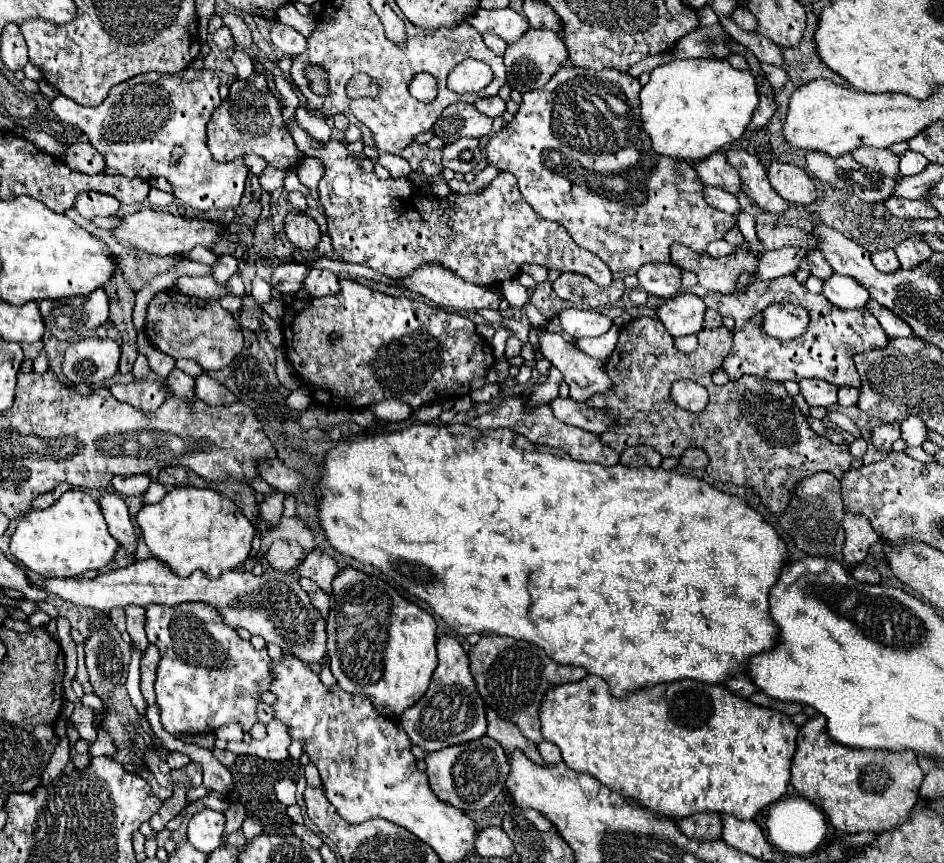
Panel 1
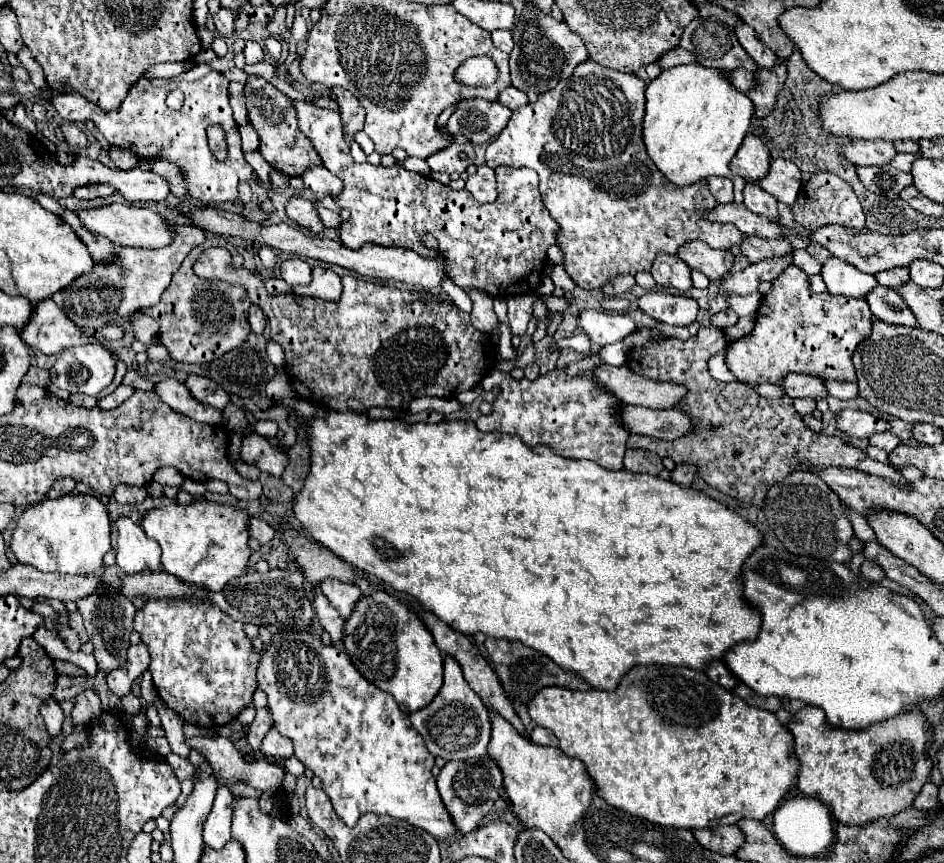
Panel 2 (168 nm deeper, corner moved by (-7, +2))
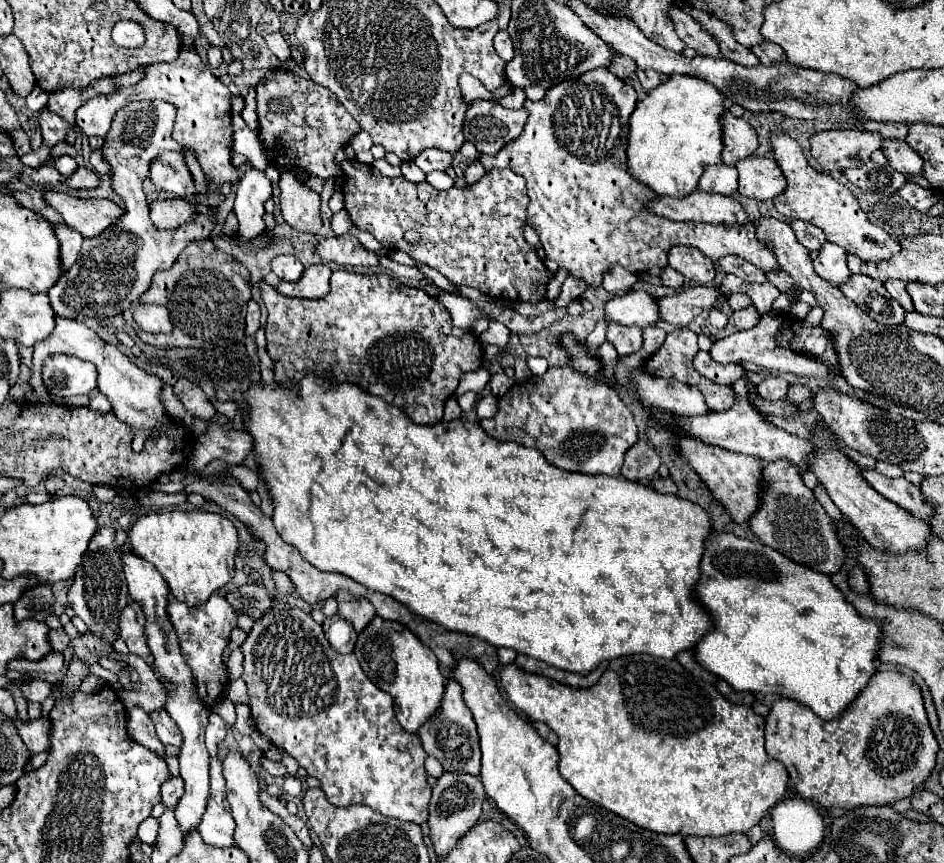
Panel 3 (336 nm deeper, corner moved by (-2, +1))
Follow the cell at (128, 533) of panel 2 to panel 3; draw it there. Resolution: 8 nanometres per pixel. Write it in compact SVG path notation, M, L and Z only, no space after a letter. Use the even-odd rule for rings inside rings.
M134 553L122 555L122 563L124 563L126 581L128 581L128 593L132 595L132 599L136 603L142 605L142 611L146 615L144 635L146 635L148 647L150 647L152 657L154 657L154 661L150 663L150 669L154 671L154 675L162 683L162 687L166 689L166 705L164 705L164 709L170 713L170 717L180 727L182 739L184 739L178 759L180 759L180 775L184 779L186 791L184 791L182 799L180 799L180 803L176 805L174 813L176 813L176 821L180 823L182 833L186 835L188 831L196 829L196 825L200 823L200 817L202 817L202 813L206 809L210 775L208 775L208 751L206 751L206 745L204 745L204 729L206 729L210 711L200 701L200 697L196 693L192 671L190 671L188 663L182 657L180 643L178 643L176 631L172 627L168 609L166 609L168 607L168 593L170 593L166 581L160 577L160 573L158 573L158 569L154 565L150 565L148 561L136 557Z

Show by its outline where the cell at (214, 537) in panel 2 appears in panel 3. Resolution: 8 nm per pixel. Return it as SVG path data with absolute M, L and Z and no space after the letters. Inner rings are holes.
M160 511L160 513L150 513L140 517L128 531L128 541L132 547L132 553L150 561L164 581L168 583L170 593L178 599L184 601L186 605L200 605L202 601L208 601L208 597L226 585L234 577L234 557L238 549L238 535L236 527L232 525L230 519L208 513L208 511Z

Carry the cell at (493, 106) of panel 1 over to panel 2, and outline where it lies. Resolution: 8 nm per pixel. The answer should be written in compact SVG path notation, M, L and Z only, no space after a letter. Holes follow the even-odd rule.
M509 86L509 88L505 88L505 90L499 94L497 102L503 104L503 106L507 106L507 108L513 112L513 110L519 110L521 106L525 106L529 100L527 100L527 94L525 94L525 92L517 90L515 86Z

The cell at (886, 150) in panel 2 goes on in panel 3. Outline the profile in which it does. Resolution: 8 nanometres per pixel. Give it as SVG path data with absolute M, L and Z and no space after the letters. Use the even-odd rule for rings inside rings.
M830 129L820 131L810 137L810 153L828 171L844 171L848 167L860 167L870 159L870 153L880 149L882 135L862 131L862 129Z

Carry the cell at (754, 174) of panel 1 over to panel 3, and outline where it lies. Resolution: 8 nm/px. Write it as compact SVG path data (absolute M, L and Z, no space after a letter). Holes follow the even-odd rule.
M726 111L720 117L720 125L724 137L722 159L728 161L728 165L736 165L736 161L756 153L758 149L756 131L742 117L734 117L730 111Z

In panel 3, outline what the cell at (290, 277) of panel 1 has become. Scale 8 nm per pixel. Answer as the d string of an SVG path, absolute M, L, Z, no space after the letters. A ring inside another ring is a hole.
M278 255L272 259L272 271L282 281L298 281L302 277L304 265L294 255Z

